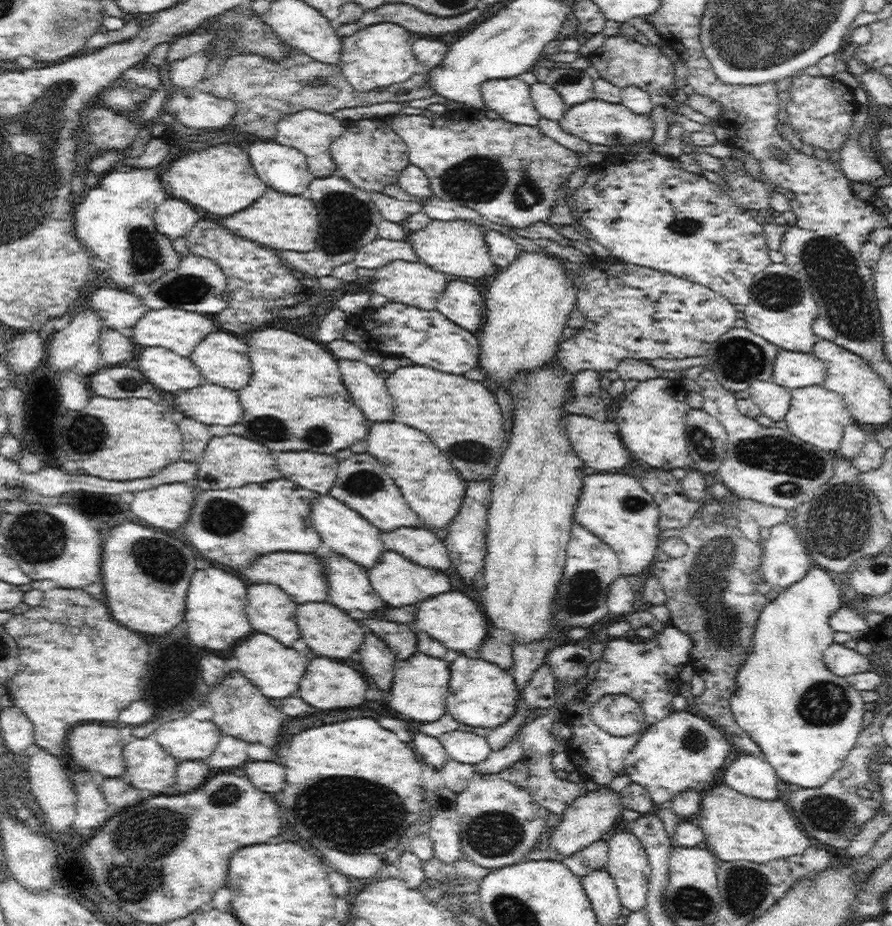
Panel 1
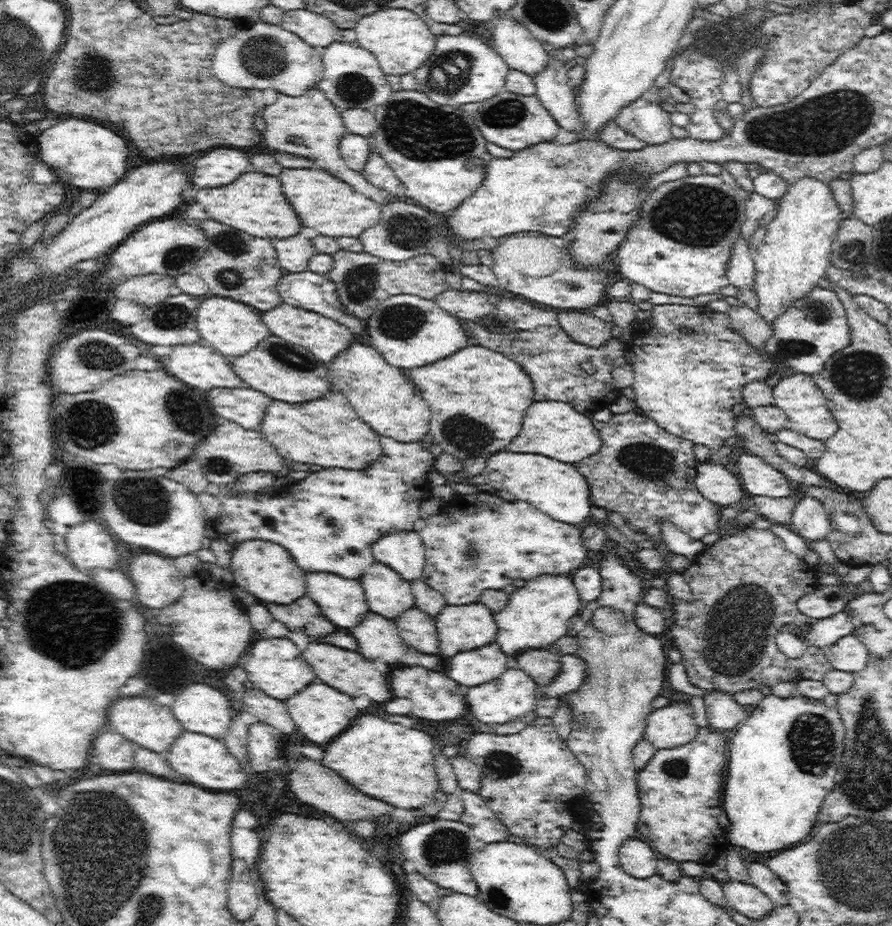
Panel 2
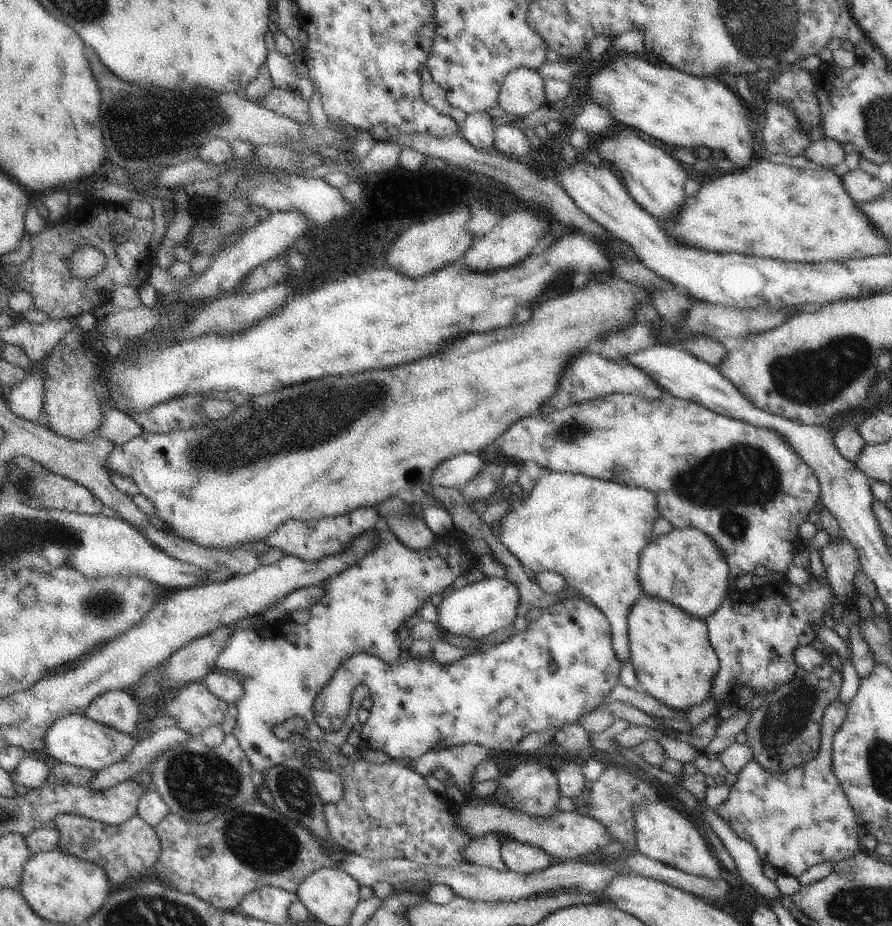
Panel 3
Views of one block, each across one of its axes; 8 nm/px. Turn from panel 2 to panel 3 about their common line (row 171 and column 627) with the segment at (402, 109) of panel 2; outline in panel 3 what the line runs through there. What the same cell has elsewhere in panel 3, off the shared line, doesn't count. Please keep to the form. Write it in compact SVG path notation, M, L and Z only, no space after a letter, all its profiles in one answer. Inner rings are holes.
M670 393L664 394L664 398L660 398L660 400L646 400L646 398L638 398L638 396L632 396L631 394L610 394L610 396L596 398L596 400L586 400L582 404L571 404L568 408L563 408L559 411L552 410L544 414L544 416L532 416L532 418L520 420L518 424L514 424L502 436L502 444L498 448L498 456L496 457L504 460L505 464L509 462L522 464L527 461L534 461L540 467L549 469L550 472L581 473L589 478L595 477L604 481L627 485L628 487L636 486L649 489L655 495L658 513L674 529L696 528L714 540L714 543L723 553L729 567L729 590L736 589L736 578L744 574L752 575L756 568L760 566L766 567L768 574L781 572L786 575L788 573L794 554L802 545L799 536L800 526L807 522L809 514L817 510L821 496L821 485L816 479L813 470L790 448L790 444L786 444L786 440L778 432L768 430L768 428L758 428L758 426L752 426L752 424L741 420L732 420L729 416L722 416L722 414L712 412L709 408L704 408L702 404L696 404L694 401L672 396Z

